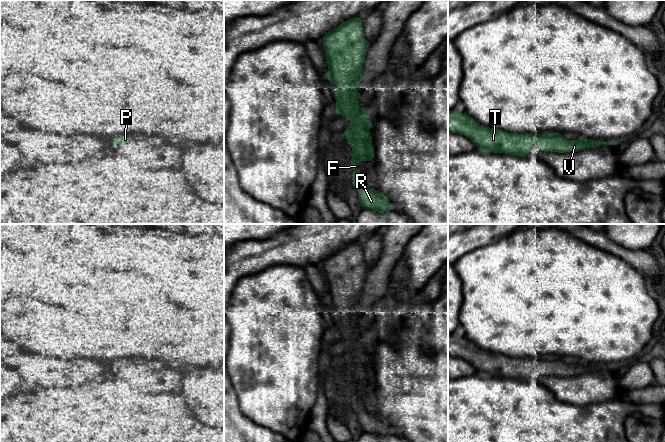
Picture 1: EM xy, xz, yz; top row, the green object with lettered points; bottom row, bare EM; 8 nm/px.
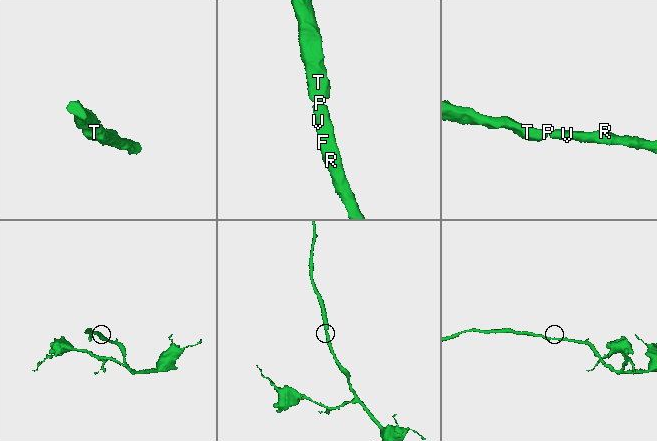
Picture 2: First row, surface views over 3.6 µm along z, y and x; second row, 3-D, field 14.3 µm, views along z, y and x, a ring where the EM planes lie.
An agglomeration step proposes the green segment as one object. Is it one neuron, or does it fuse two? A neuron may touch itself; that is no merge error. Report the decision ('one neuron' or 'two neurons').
one neuron

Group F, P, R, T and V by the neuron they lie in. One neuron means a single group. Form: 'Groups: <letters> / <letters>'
Groups: F P R T V

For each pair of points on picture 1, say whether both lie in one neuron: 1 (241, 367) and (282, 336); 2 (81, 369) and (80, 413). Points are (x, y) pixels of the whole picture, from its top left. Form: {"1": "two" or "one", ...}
{"1": "one", "2": "two"}

